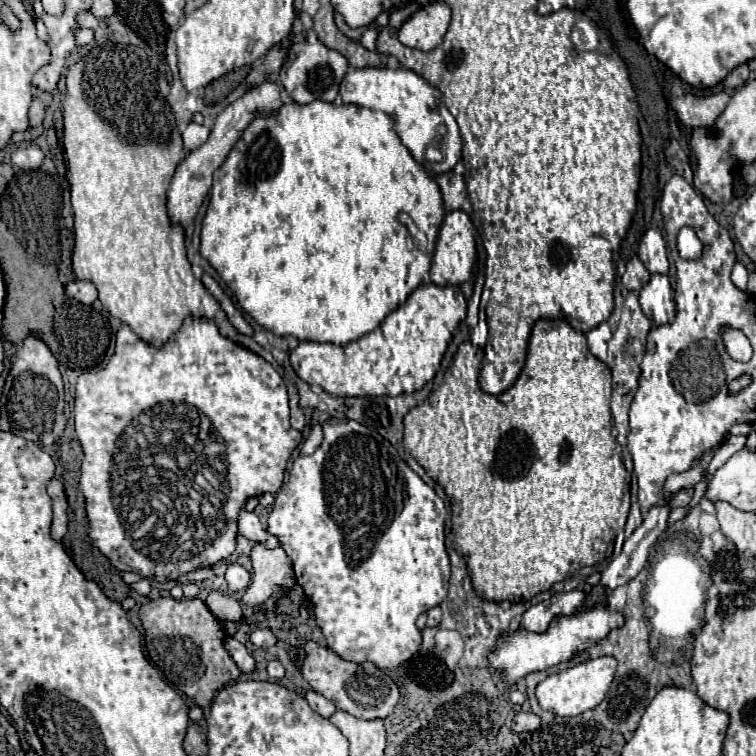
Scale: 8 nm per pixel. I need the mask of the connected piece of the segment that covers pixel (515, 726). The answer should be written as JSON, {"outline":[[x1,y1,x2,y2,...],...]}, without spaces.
{"outline":[[524,711,516,713,514,719,512,719,512,725,510,725,510,729,512,729,514,733,536,731,538,727,540,727,540,717,534,715,534,713,524,713]]}

